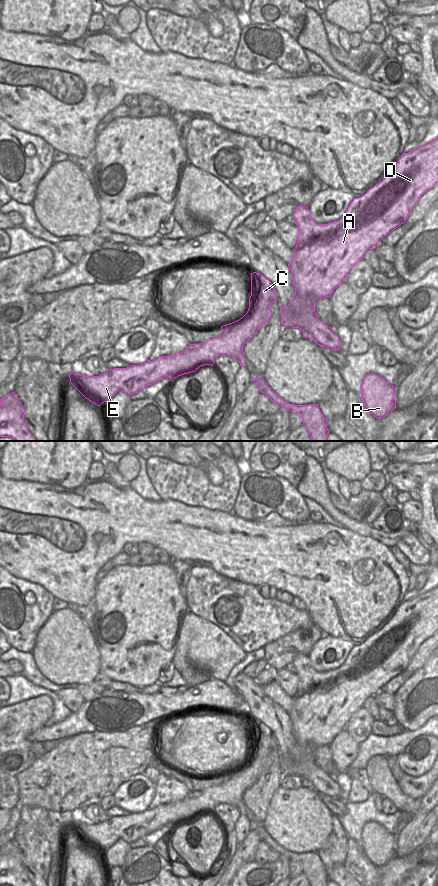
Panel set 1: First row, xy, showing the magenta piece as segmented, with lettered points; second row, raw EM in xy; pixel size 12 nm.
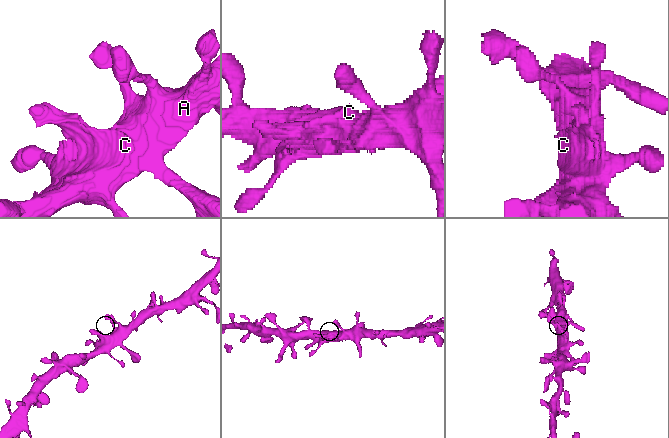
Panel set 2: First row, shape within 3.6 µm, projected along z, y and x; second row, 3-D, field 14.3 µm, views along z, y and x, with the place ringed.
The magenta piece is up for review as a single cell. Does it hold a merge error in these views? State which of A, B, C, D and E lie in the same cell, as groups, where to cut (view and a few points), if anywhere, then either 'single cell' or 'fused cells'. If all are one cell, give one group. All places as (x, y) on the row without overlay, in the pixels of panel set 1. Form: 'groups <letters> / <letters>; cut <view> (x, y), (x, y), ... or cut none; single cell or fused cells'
groups A B C D E; cut none; single cell

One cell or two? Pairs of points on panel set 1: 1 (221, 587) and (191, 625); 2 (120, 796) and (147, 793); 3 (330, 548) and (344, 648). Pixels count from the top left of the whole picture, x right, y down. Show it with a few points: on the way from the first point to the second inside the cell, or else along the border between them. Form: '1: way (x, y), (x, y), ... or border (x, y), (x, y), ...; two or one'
1: border (189, 610), (219, 626); two
2: way (127, 796), (131, 799), (140, 796); one
3: border (328, 635), (348, 640), (353, 646); two

